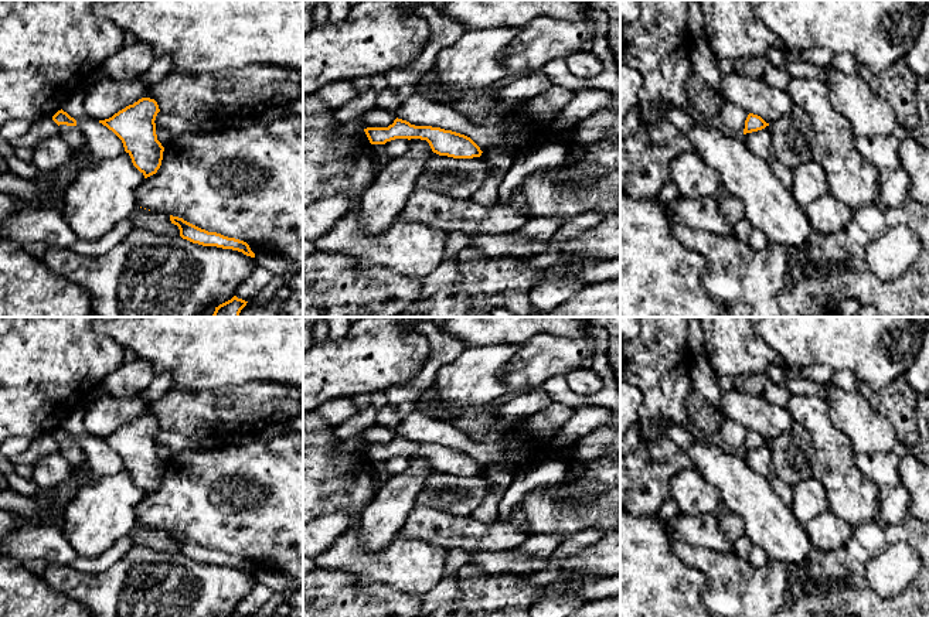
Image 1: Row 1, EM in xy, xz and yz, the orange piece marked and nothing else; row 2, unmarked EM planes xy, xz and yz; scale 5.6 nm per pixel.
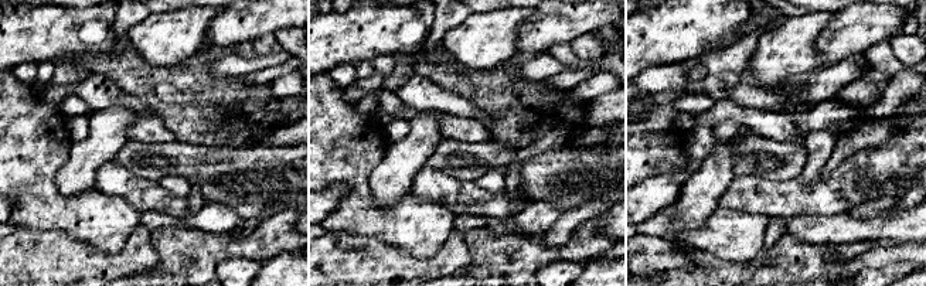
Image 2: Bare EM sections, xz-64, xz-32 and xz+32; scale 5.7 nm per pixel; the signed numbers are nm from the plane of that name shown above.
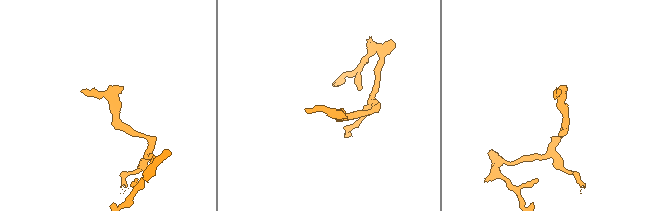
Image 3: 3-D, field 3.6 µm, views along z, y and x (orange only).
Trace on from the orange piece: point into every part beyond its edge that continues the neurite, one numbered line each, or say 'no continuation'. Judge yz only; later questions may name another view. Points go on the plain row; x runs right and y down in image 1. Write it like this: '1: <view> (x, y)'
no continuation

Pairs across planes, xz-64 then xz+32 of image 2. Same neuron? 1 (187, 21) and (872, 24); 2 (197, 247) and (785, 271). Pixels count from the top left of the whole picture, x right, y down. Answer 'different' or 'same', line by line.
1: different
2: same

